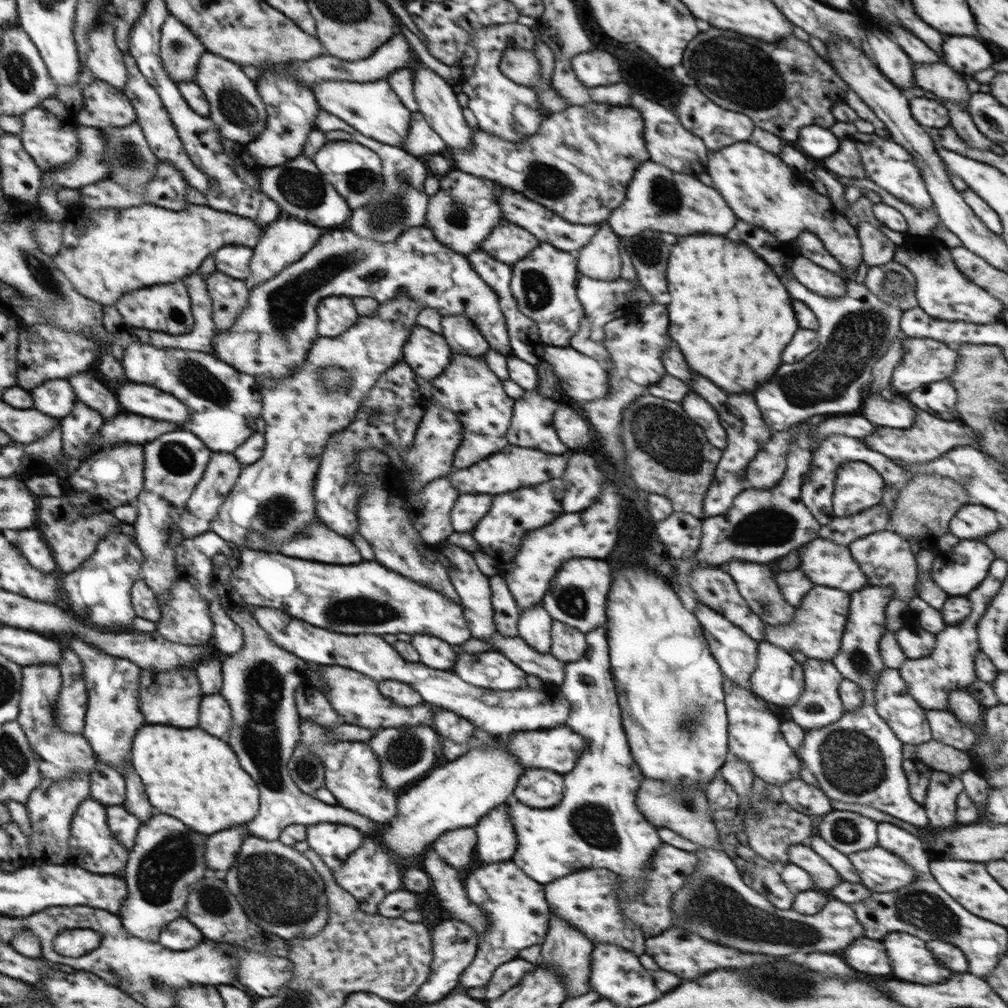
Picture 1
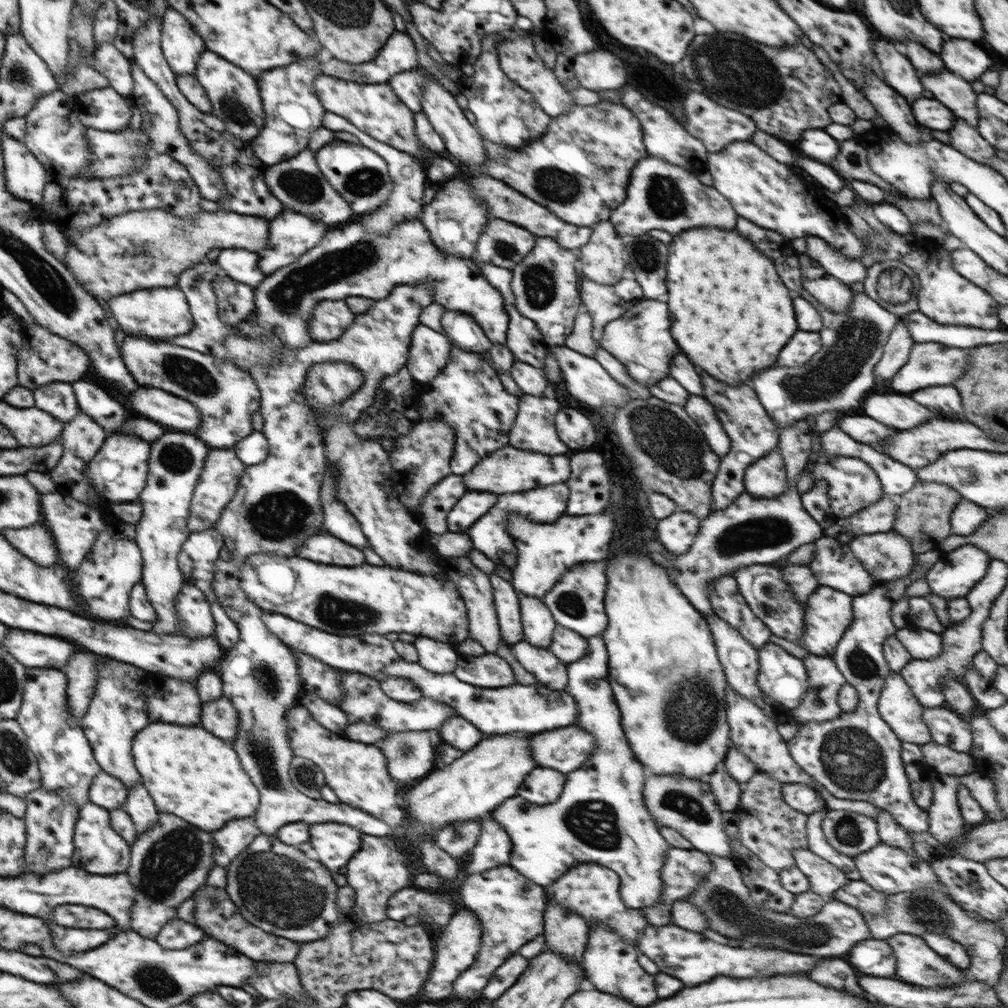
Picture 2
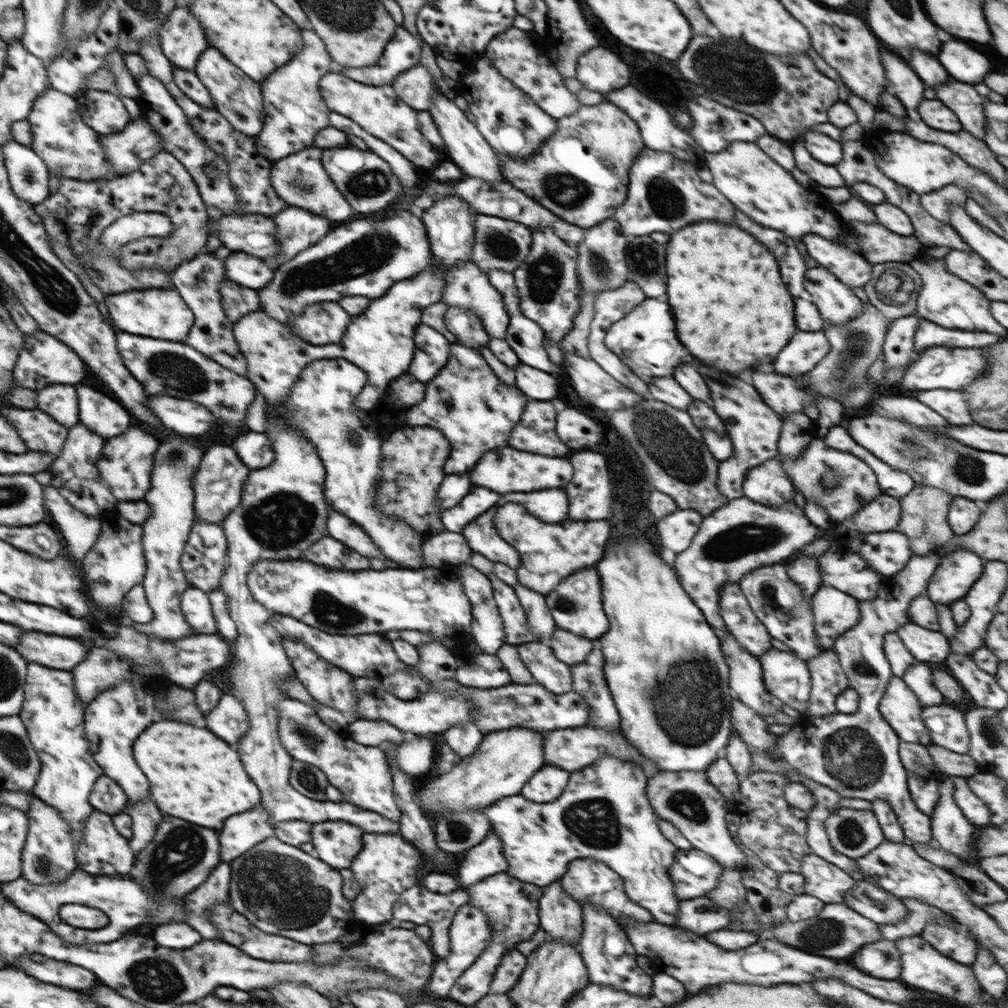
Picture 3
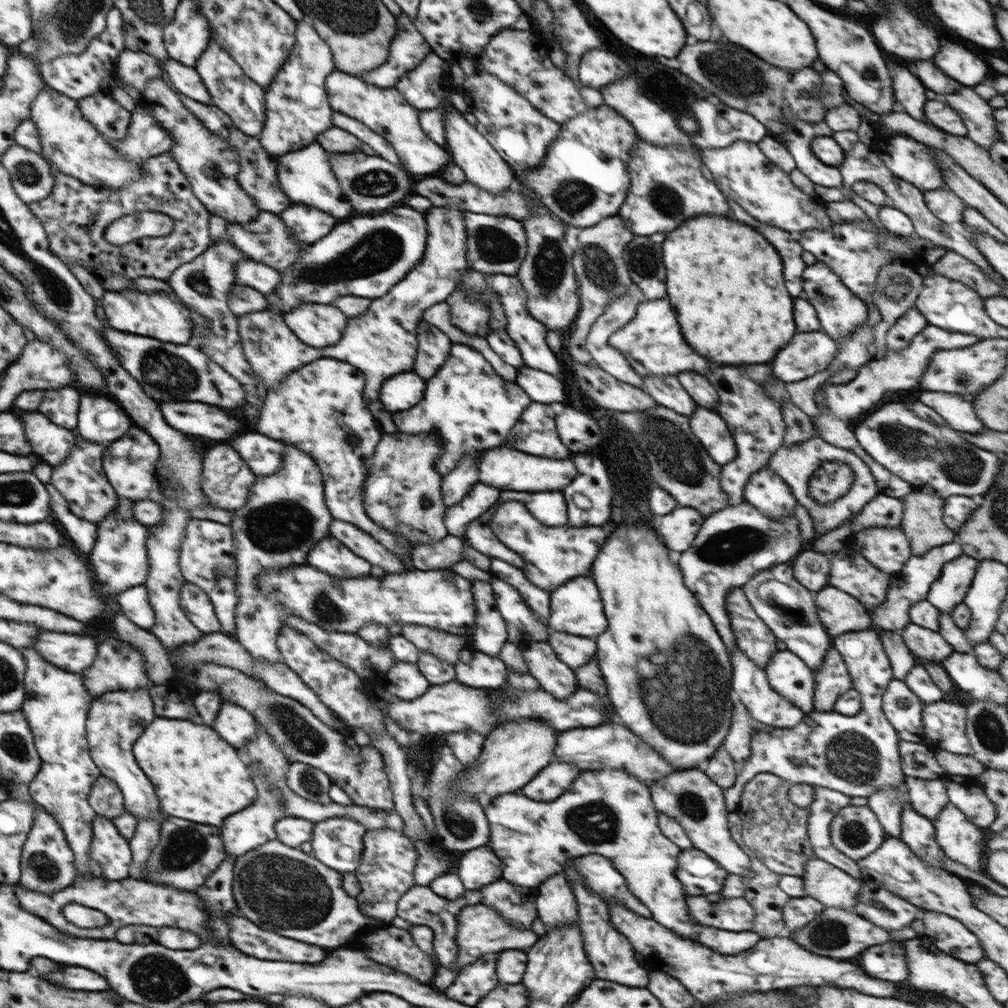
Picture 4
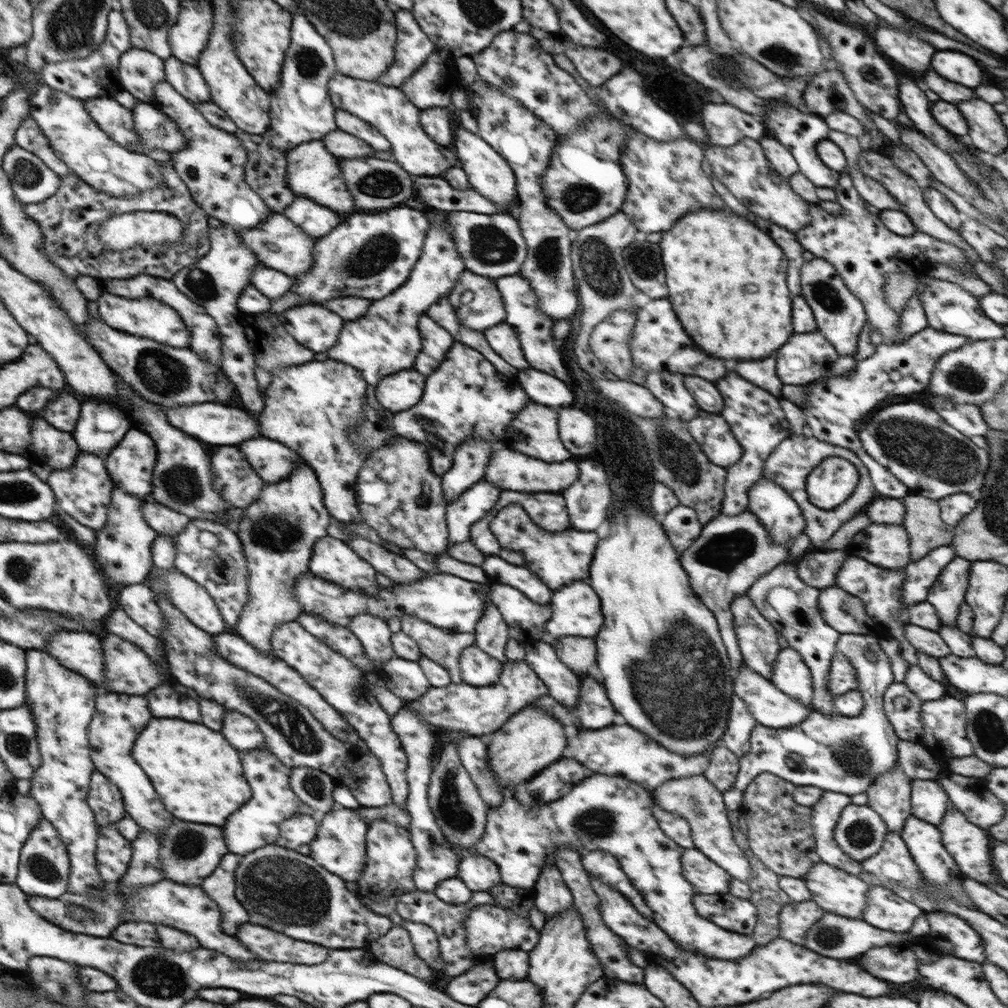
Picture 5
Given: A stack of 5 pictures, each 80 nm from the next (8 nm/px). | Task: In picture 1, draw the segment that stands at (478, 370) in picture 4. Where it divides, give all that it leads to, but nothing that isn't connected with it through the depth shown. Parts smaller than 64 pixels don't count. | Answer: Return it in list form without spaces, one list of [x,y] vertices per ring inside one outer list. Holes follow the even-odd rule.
[[[459,354],[452,357],[444,372],[432,379],[431,383],[432,399],[429,403],[436,403],[455,412],[462,426],[462,441],[454,455],[453,468],[470,468],[509,444],[507,433],[512,424],[515,400],[507,395],[503,381],[492,372],[484,356]]]

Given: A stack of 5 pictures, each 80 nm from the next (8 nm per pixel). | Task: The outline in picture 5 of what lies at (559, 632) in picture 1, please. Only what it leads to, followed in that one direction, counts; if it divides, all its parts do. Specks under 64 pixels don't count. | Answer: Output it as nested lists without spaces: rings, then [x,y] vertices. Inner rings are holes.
[[[567,636],[551,640],[557,657],[576,674],[588,673],[588,668],[597,664],[597,646],[595,639]]]

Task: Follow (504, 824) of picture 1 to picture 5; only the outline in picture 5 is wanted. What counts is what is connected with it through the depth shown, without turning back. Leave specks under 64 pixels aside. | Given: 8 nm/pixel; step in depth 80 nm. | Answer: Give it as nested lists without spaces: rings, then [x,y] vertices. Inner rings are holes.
[[[469,855],[461,859],[458,877],[472,891],[488,891],[501,883],[501,874],[496,862],[482,855]]]

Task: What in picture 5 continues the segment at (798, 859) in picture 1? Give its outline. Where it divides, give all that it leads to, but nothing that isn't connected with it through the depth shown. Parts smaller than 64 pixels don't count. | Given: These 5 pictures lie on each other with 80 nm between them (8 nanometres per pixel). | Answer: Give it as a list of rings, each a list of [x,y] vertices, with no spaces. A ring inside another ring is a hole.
[[[818,861],[802,878],[814,903],[824,909],[824,912],[862,920],[862,912],[867,908],[867,890],[870,884],[860,876]]]

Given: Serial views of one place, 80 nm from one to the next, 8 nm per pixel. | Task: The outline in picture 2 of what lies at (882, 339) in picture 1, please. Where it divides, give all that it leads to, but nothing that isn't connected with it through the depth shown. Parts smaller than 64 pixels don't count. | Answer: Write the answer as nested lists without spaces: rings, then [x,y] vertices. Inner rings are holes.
[[[802,290],[802,298],[820,313],[822,348],[801,367],[772,368],[752,380],[752,388],[758,394],[760,404],[778,429],[796,425],[808,414],[816,416],[831,410],[842,414],[846,410],[860,408],[863,399],[874,390],[873,368],[881,359],[884,345],[900,319],[865,292],[853,291],[847,311],[839,313],[828,310],[807,290]]]

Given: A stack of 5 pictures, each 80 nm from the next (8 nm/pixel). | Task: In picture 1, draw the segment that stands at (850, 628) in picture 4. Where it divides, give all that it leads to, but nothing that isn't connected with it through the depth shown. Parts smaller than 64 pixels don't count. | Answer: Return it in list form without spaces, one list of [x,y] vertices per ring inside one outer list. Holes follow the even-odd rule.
[[[814,585],[807,590],[801,598],[800,604],[795,607],[795,615],[791,623],[781,627],[772,627],[771,624],[763,624],[764,641],[775,644],[784,650],[800,650],[807,658],[818,660],[832,660],[841,647],[841,640],[846,628],[849,615],[849,594],[837,588]]]

